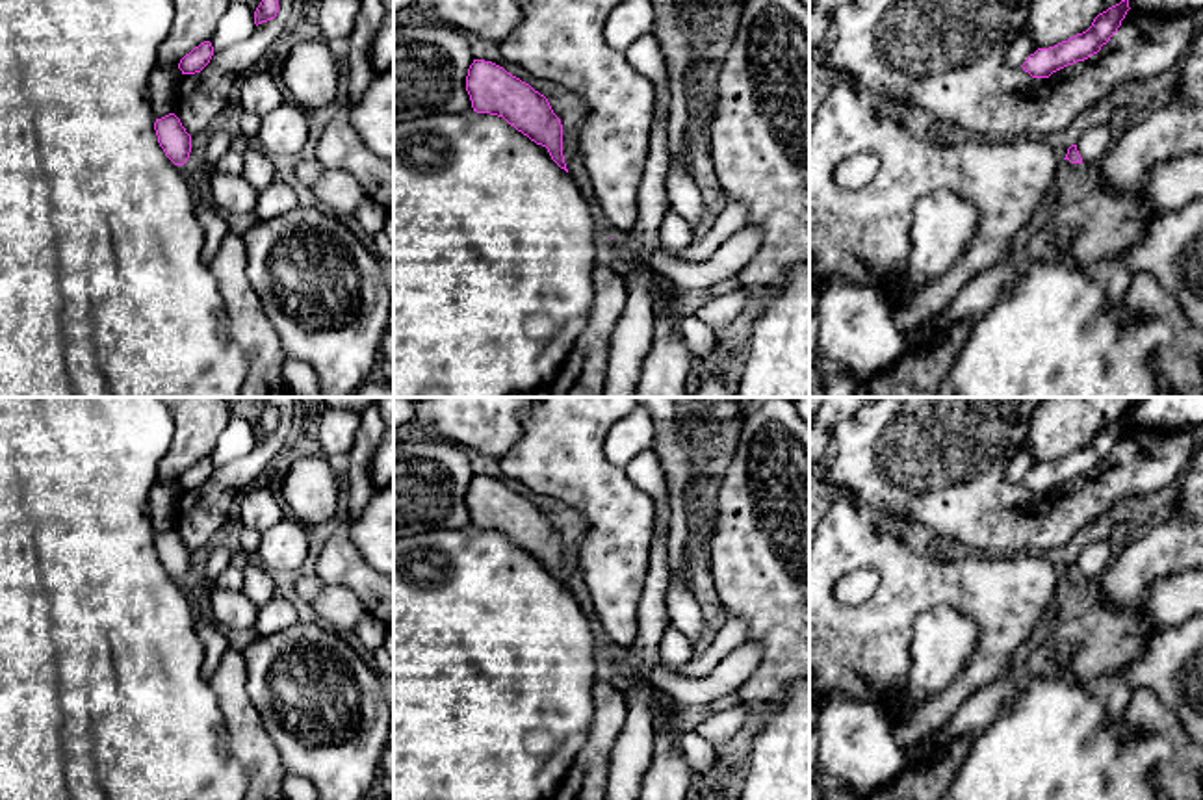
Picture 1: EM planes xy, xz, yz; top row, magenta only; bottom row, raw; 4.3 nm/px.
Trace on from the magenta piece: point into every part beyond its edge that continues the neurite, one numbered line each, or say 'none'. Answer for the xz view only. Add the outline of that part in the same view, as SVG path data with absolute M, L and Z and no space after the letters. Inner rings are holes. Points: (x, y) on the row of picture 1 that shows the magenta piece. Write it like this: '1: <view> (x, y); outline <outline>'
none

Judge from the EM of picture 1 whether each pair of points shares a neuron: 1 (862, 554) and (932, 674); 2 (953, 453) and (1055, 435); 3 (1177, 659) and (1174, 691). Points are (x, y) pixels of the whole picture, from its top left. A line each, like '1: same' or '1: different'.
1: different
2: different
3: same

